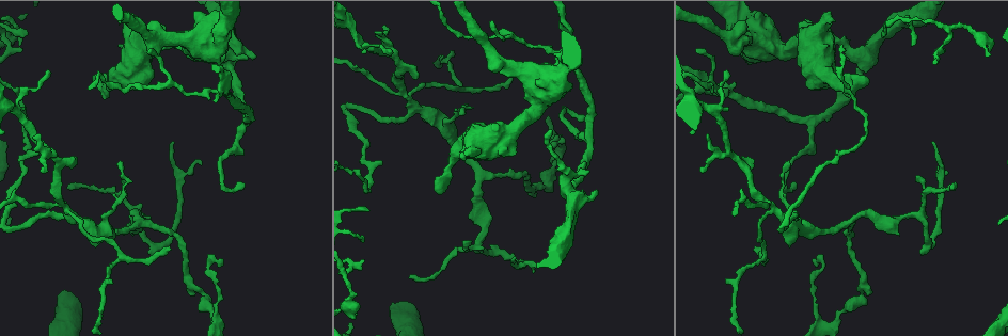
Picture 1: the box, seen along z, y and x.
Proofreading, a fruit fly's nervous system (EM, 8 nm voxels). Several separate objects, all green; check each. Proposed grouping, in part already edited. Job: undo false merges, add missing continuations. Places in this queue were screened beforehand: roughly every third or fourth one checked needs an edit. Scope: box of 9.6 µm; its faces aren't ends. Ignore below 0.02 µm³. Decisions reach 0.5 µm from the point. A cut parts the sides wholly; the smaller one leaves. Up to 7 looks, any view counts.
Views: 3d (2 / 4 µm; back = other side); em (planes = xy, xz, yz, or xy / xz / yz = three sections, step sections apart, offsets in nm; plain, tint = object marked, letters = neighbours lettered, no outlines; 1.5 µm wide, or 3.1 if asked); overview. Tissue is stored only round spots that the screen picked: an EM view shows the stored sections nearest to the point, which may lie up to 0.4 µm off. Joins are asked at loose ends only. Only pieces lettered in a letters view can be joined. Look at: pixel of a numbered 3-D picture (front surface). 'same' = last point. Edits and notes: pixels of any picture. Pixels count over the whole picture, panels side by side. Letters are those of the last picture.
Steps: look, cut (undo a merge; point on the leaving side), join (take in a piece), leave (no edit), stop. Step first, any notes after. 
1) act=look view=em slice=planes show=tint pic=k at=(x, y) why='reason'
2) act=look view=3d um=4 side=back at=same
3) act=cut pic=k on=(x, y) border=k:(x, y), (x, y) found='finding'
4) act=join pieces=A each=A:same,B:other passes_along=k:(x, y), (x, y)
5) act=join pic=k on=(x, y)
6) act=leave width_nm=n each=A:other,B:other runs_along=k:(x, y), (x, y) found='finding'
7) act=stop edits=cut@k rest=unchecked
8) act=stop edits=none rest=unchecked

act=look view=3d um=2 pic=1 at=(781, 231) why='abrupt turn'

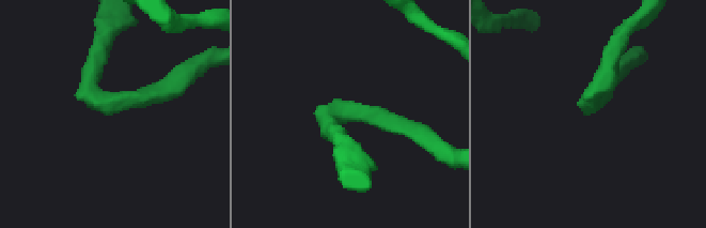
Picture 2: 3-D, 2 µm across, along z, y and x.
act=look view=em slice=planes show=tint pic=2 at=(104, 105)

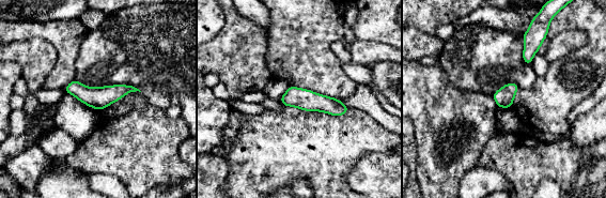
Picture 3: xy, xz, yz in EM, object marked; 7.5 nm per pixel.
act=look view=em slice=planes show=letters at=same

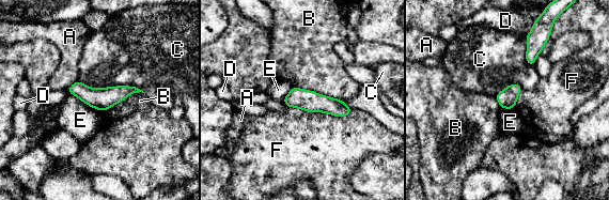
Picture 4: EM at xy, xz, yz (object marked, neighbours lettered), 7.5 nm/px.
act=leave each=A:other,B:other,C:other,D:other,E:other,F:other border=4:(287, 106), (340, 117), (354, 109) found='all the same neuron'

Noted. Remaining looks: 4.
act=look view=em slice=planes show=letters pic=1 at=(850, 99) why='branch stops here'

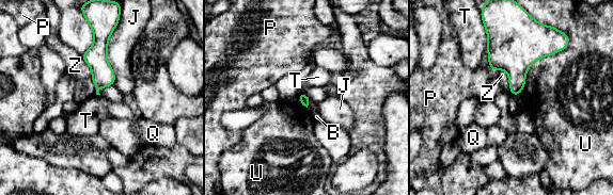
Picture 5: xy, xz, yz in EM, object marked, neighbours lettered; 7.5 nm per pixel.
act=leave each=B:other,J:other,P:other,Q:other,T:other,U:other,Z:other border=5:(485, 27), (487, 35), (486, 48) found='no lettered piece goes on from it'

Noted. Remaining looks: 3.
act=look view=em slice=planes show=tint pic=1 at=(162, 243)

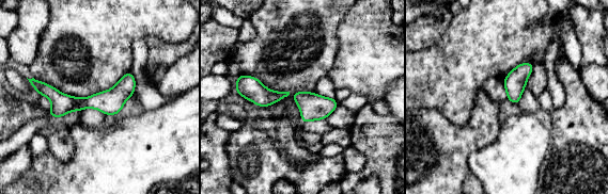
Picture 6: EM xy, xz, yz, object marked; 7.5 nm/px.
act=look view=em slice=planes show=letters at=same

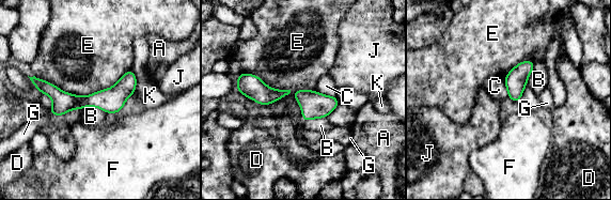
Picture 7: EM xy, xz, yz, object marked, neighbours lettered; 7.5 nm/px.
act=leave longest_contact=E:750nm each=A:other,B:other,C:other,D:other,E:other,F:other,G:other,J:other,K:other border=7:(130, 68), (87, 95), (33, 76) found='continuous, no second neuron'

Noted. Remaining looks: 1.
act=stop edits=none rest=unchecked

